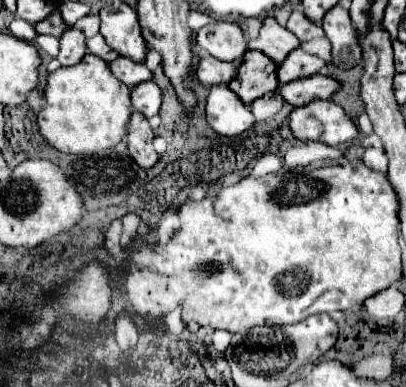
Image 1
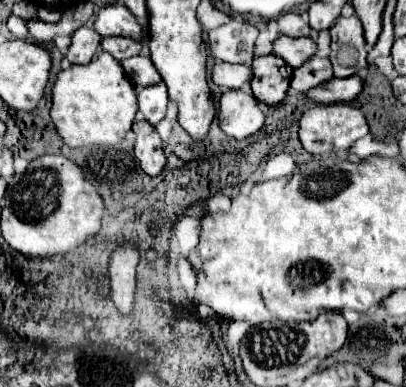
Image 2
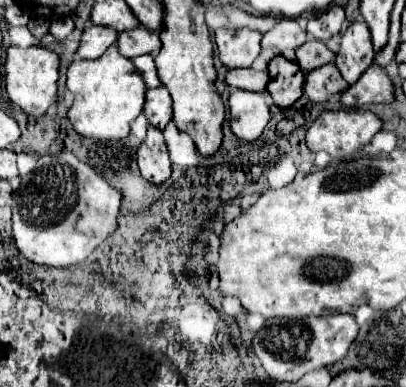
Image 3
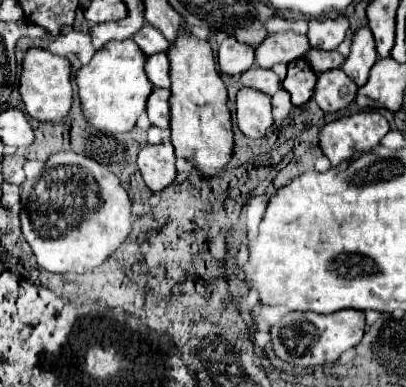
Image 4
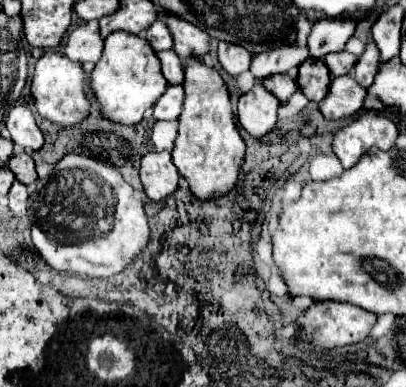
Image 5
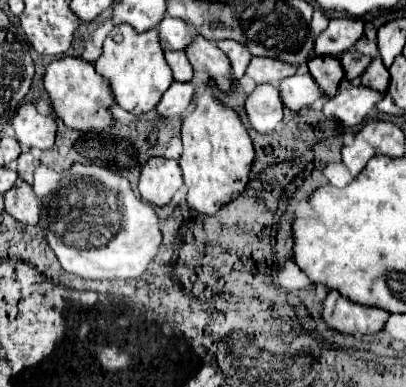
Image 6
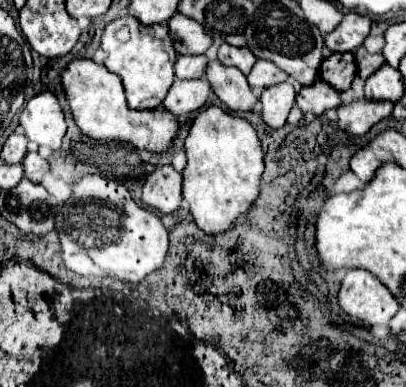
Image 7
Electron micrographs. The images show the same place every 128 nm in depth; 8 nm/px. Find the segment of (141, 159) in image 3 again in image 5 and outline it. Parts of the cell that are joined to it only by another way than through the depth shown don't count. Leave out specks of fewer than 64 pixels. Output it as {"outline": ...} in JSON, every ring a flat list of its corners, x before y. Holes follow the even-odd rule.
{"outline":[[150,152,142,158,140,180,148,200,160,202,170,196,178,186,178,178,180,174,176,172,168,152]]}

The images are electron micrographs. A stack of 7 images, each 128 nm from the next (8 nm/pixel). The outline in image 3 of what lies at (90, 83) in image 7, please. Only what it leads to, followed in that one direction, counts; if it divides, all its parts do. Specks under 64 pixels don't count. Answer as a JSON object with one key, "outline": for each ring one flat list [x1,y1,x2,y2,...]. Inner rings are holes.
{"outline":[[10,46,6,58,6,90,14,104,18,104,28,116,44,116,46,110,58,100,60,56,48,48,20,48]]}

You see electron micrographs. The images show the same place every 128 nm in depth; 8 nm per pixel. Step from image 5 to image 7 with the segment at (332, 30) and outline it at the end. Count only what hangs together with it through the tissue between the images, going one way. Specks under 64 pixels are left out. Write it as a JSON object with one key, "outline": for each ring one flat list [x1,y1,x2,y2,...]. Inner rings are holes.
{"outline":[[348,12,342,24,334,32,324,36,324,44,332,52,354,52,370,34,370,24,370,16]]}

